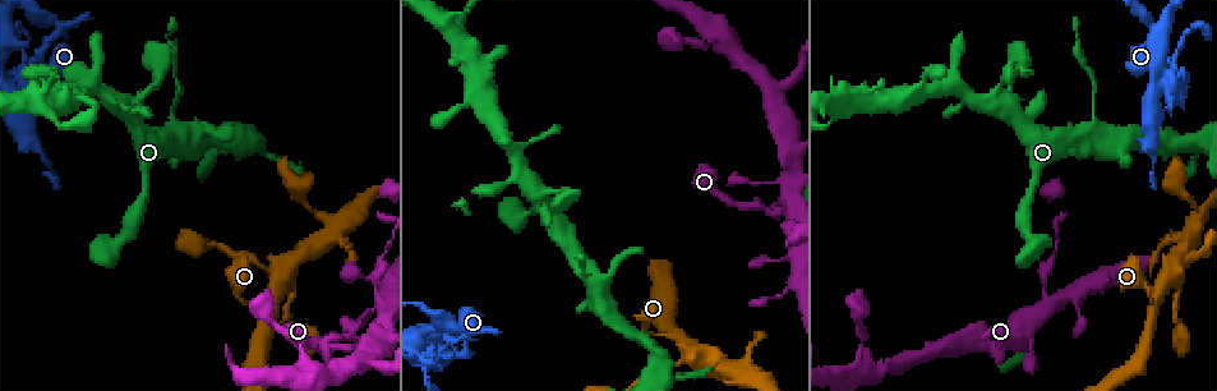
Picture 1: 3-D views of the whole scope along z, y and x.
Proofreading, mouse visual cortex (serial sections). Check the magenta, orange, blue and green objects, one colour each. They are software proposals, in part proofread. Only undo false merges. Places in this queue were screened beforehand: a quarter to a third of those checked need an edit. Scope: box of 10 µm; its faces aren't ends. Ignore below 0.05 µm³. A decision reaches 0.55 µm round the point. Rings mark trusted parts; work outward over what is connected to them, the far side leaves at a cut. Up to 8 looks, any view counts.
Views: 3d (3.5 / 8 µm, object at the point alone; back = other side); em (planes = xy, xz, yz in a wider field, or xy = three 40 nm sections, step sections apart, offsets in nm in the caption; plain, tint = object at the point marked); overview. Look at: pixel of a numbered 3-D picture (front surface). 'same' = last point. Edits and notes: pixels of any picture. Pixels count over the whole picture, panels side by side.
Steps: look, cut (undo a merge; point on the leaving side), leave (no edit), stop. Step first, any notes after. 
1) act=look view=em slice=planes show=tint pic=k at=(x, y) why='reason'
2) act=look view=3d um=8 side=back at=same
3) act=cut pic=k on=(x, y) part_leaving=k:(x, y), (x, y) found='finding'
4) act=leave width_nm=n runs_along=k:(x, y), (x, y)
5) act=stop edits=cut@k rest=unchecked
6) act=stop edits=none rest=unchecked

act=look view=3d um=8 pic=1 at=(467, 351) why='sharp bend'

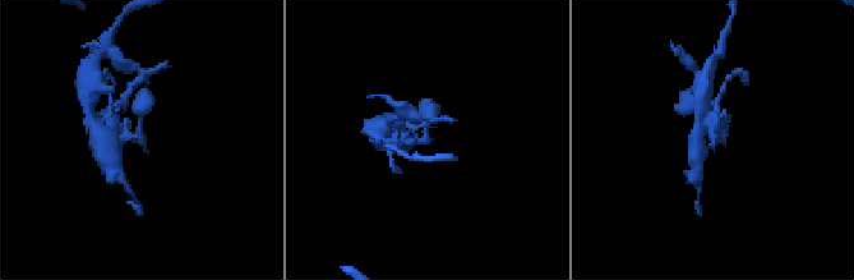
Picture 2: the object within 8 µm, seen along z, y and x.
act=look view=3d um=3.5 at=same why='zoom in'

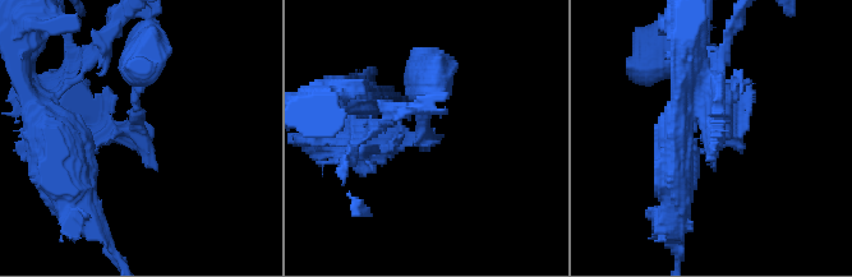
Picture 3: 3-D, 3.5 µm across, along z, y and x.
act=look view=em slice=planes show=tint pic=3 at=(424, 134)

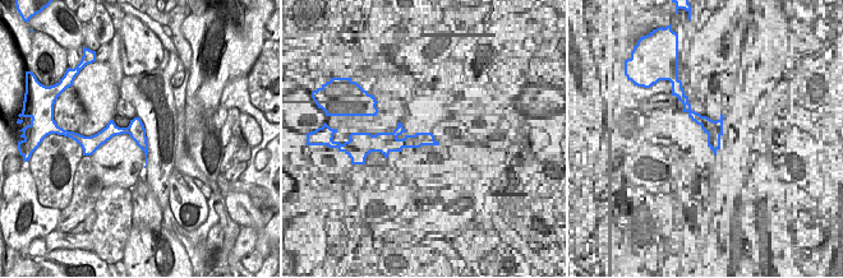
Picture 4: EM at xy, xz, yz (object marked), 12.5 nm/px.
act=leave width_nm=220 runs_along=3:(141, 58), (137, 125), (55, 125) found='continuous, no second cell'

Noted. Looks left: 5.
act=look view=3d um=3.5 pic=1 at=(173, 129) why='small branch off a trunk'

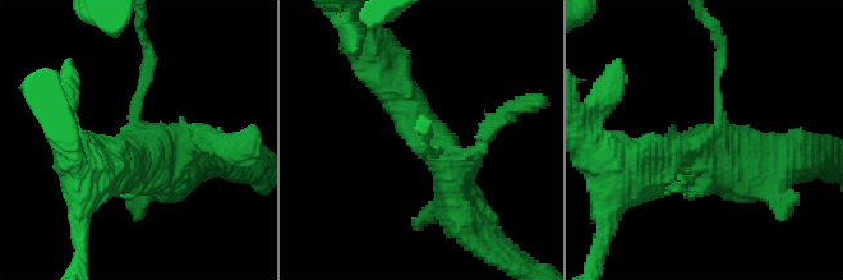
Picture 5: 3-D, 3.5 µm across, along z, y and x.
act=look view=em slice=planes show=tint pic=5 at=(717, 132) why='now the EM'

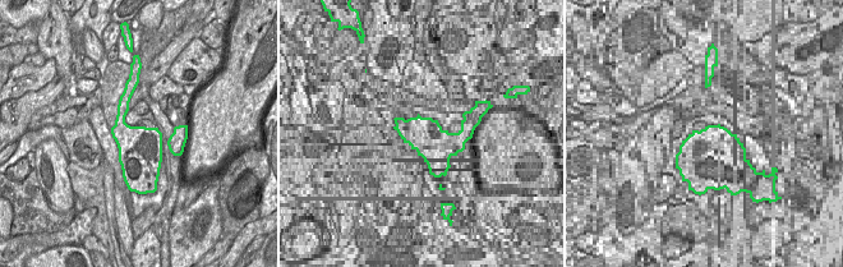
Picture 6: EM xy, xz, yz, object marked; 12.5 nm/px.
act=cut pic=5 on=(721, 50) width_nm=550 part_leaving=5:(718, 95), (718, 32) found='a second cell is stuck on'

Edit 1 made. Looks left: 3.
act=look view=3d um=8 side=back pic=1 at=(376, 289)

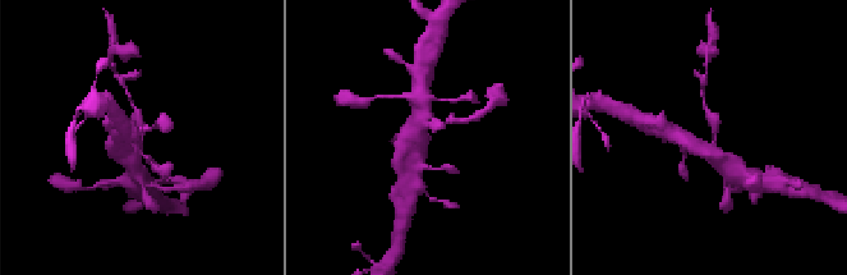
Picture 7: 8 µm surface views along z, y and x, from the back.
act=look view=3d um=3.5 at=same why='closer look'

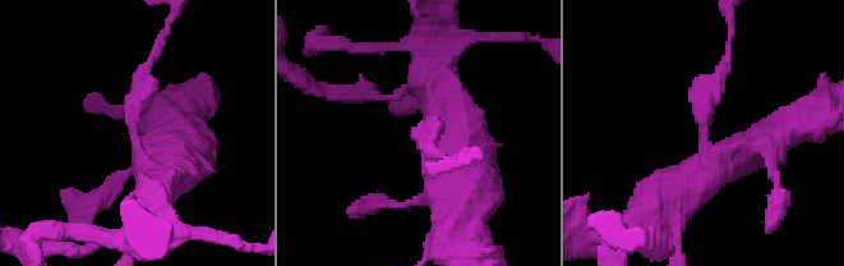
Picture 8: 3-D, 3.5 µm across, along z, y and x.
act=look view=em slice=xy step=3 show=tint pic=8 at=(704, 128)

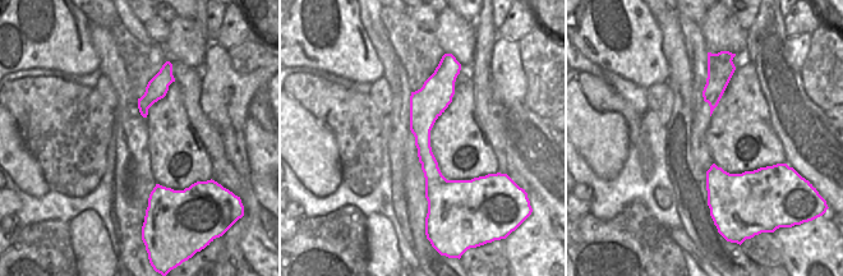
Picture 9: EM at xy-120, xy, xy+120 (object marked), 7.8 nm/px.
act=leave runs_along=9:(438, 73), (423, 113), (433, 205) found='all the same cell'

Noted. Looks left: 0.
act=stop edits=cut@5 rest=unchecked

